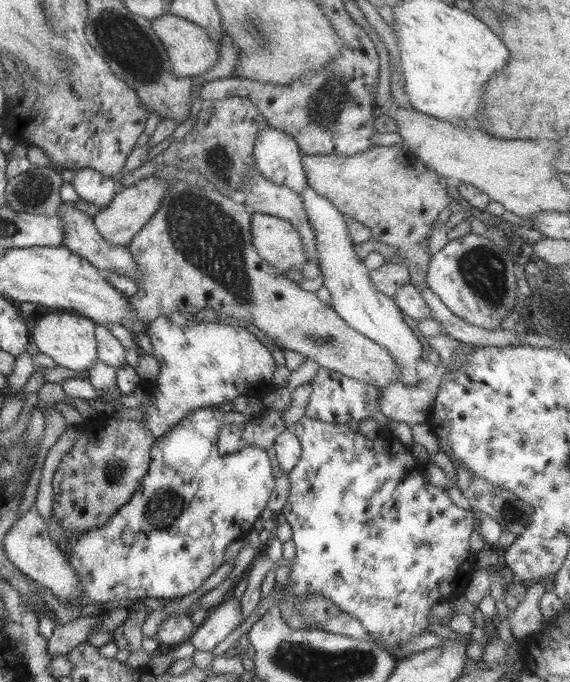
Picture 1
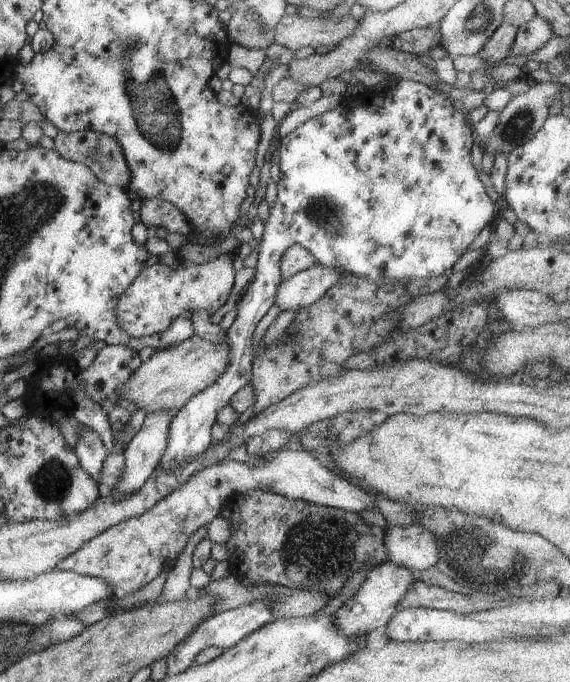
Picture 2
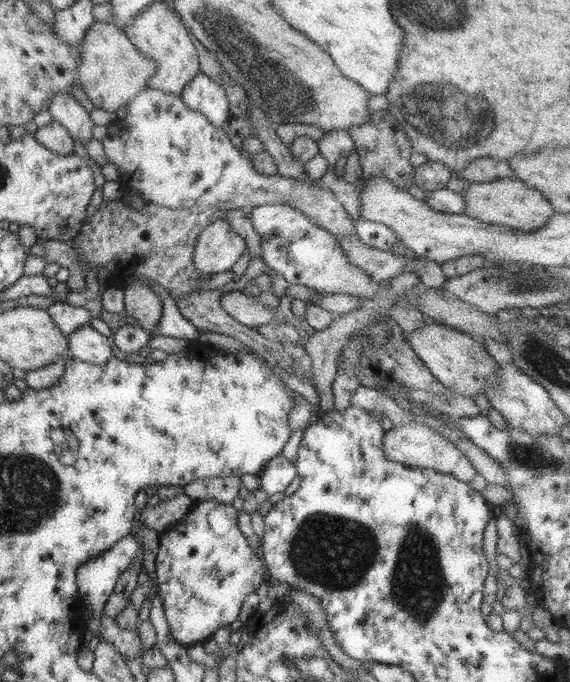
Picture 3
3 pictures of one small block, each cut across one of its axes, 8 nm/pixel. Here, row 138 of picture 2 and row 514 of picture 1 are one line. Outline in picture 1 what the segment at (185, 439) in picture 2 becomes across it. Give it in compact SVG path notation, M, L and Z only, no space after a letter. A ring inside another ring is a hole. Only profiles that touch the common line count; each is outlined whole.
M303 416L292 429L301 442L302 454L297 466L289 473L290 494L284 508L279 512L284 515L286 522L291 525L292 542L296 547L294 564L289 566L290 582L285 587L284 593L306 595L316 593L324 596L334 604L337 604L345 613L357 618L368 634L376 641L381 641L385 646L399 646L401 642L407 642L423 632L427 632L430 622L436 619L431 617L431 610L435 604L452 601L464 594L465 587L472 574L475 572L476 554L470 550L469 538L476 529L476 513L464 510L452 502L448 492L435 484L426 474L426 465L422 454L418 450L404 445L398 438L388 434L382 434L376 438L368 438L358 431L354 431L347 424L330 424L320 419Z

